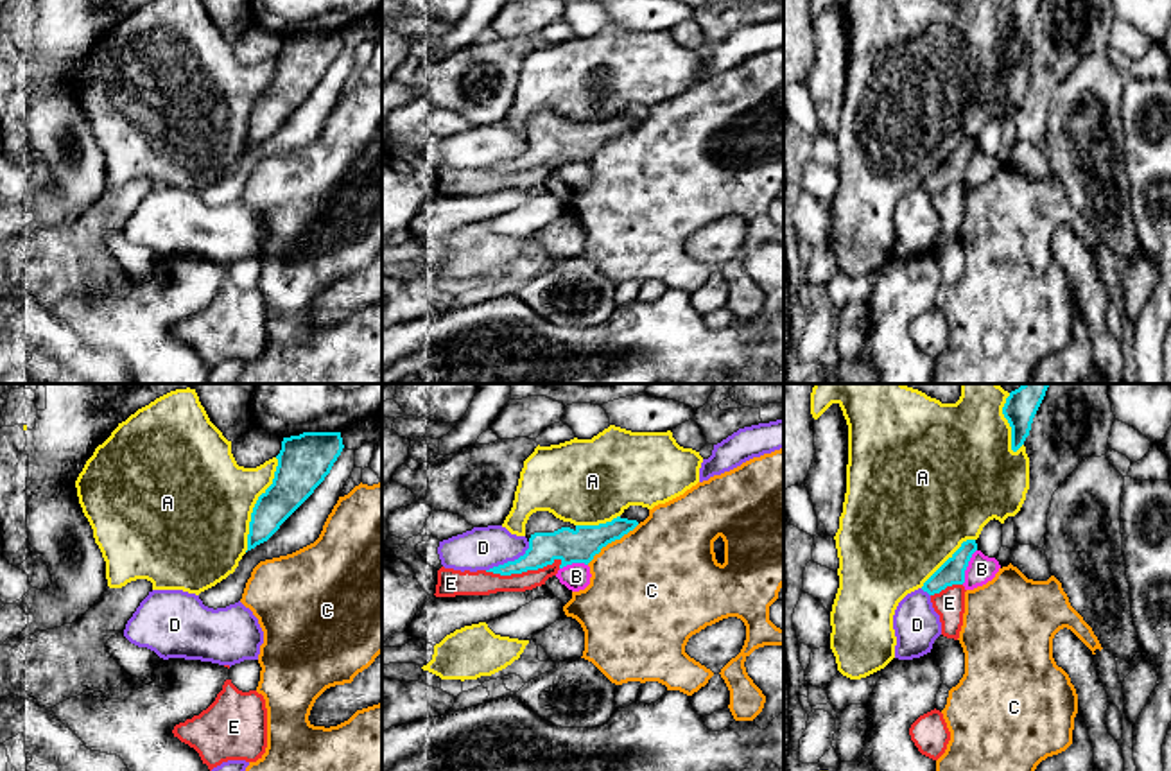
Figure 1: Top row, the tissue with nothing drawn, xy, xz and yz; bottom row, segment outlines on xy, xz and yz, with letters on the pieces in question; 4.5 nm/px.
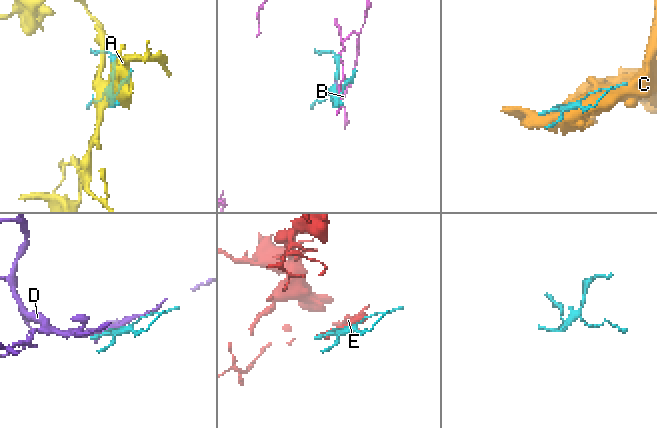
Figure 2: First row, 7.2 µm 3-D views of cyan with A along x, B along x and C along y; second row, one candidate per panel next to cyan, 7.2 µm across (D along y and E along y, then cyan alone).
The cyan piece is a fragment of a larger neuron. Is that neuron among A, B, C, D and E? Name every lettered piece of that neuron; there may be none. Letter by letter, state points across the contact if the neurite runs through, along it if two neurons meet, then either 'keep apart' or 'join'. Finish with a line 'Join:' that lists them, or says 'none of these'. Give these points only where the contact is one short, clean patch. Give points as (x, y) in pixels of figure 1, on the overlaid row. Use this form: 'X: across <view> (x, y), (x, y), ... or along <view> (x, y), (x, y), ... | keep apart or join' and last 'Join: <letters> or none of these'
A: keep apart
B: keep apart
C: keep apart
D: keep apart
E: keep apart
Join: none of these

